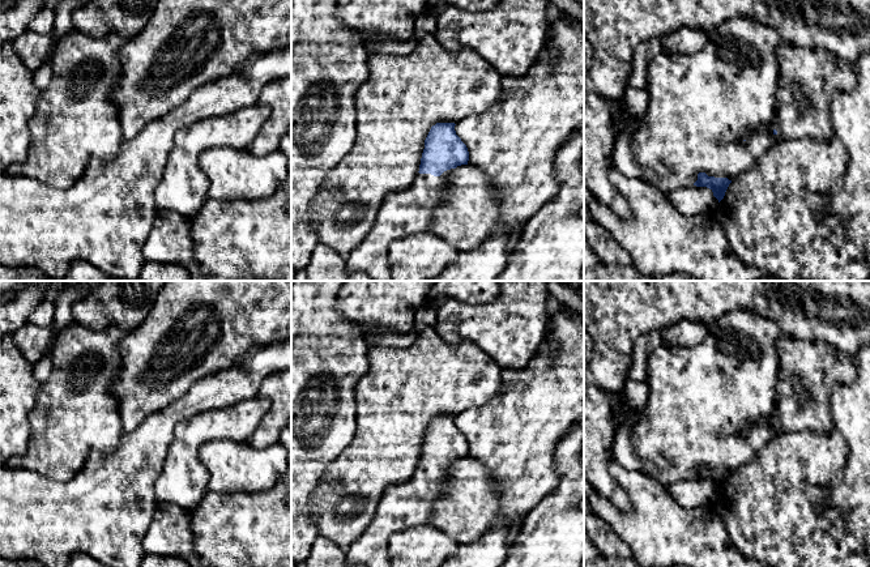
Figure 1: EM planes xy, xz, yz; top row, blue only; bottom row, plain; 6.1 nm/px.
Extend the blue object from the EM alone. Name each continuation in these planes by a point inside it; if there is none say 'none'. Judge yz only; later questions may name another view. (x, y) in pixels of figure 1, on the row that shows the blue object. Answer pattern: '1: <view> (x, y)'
1: yz (809, 76)

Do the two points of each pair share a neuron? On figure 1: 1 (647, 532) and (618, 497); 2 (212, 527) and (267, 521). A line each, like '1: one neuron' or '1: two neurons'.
1: two neurons
2: one neuron

